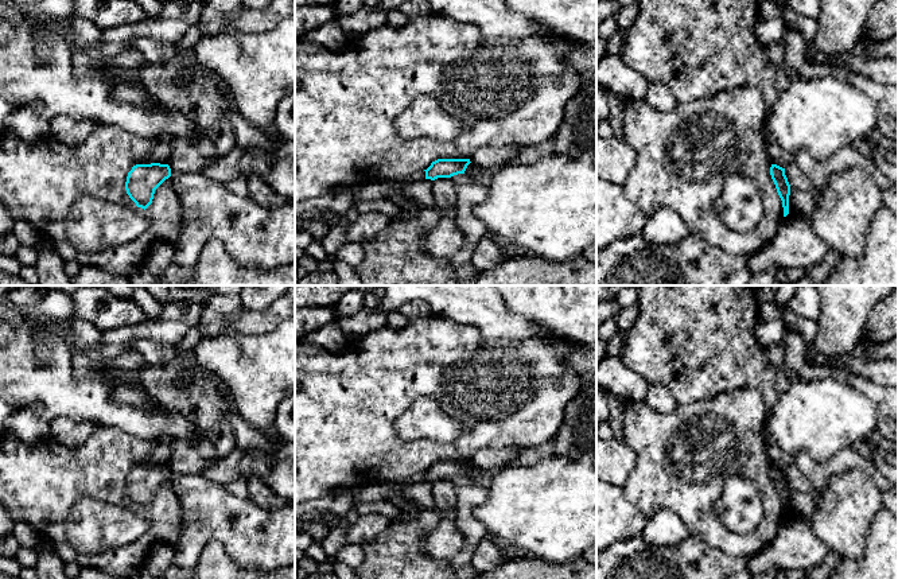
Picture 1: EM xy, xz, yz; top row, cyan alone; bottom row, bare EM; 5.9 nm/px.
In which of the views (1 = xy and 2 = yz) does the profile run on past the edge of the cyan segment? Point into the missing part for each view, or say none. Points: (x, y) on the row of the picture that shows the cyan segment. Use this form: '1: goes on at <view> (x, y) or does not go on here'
1: does not go on here
2: does not go on here

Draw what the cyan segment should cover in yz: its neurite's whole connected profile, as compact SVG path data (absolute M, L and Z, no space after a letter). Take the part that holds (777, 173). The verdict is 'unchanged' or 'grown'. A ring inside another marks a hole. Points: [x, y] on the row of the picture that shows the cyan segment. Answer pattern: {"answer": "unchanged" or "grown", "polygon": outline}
{"answer": "unchanged", "polygon": "M771 164L770 167L770 175L775 184L777 193L782 201L784 207L784 217L789 214L789 195L790 195L790 184L788 182L788 178L785 175L785 168Z"}

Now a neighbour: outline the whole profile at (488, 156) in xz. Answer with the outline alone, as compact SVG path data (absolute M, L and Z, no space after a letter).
M517 145L483 147L470 158L470 162L482 168L501 167L514 159L518 152L520 147Z

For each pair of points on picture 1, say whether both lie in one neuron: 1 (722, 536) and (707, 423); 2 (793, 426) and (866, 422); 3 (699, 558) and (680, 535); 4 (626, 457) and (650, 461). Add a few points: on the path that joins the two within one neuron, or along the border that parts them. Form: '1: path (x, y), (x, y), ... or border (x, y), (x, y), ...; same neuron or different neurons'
1: path (706, 508), (706, 451); same neuron
2: path (811, 422), (848, 422); same neuron
3: border (691, 536), (677, 544), (653, 546); different neurons
4: border (621, 439), (637, 458), (637, 465), (624, 486); different neurons

